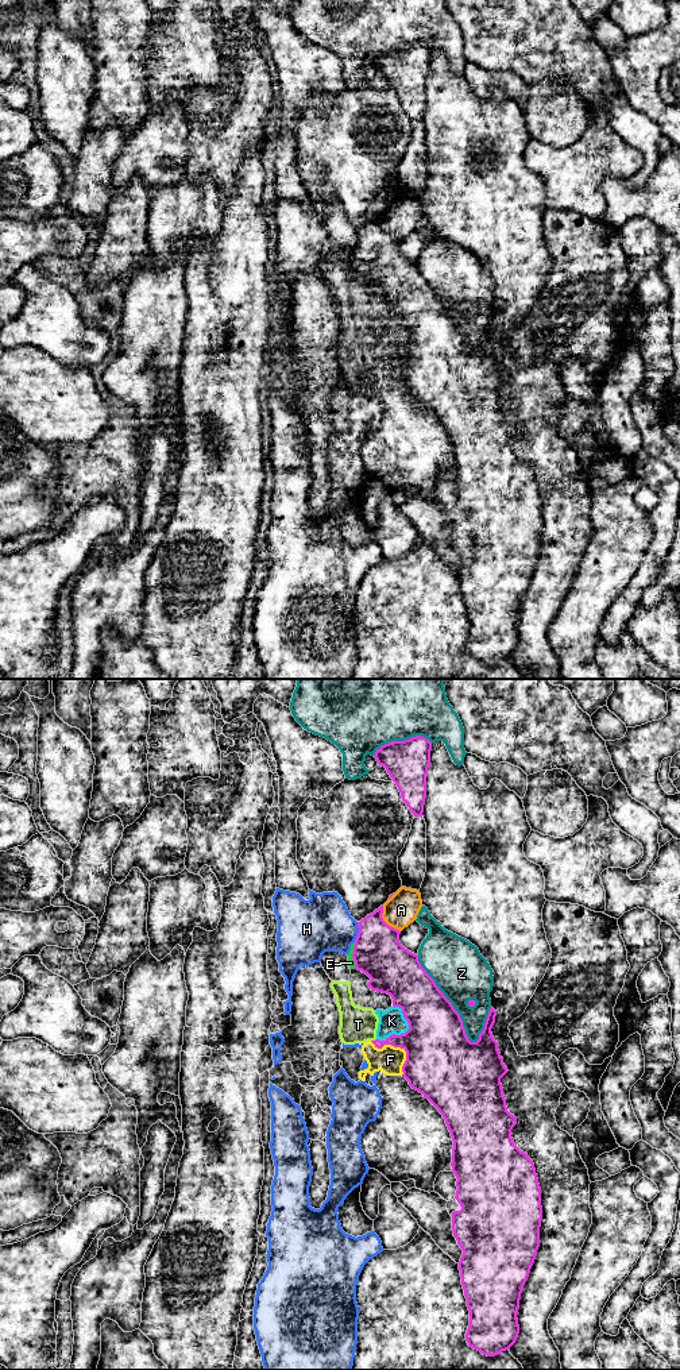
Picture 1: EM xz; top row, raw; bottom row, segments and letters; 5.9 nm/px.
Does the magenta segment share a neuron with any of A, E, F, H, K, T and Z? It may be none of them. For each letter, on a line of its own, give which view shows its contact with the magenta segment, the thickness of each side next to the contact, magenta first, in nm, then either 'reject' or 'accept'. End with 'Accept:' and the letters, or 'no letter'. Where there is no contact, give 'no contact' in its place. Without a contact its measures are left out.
A: xz | 280/200 nm | reject
E: xz | 280/50 nm | reject
F: xz | 400/160 nm | reject
H: xz | 280/340 nm | reject
K: xz | 400/150 nm | reject
T: xz | 160/220 nm | reject
Z: xz | 360/320 nm | reject
Accept: no letter

